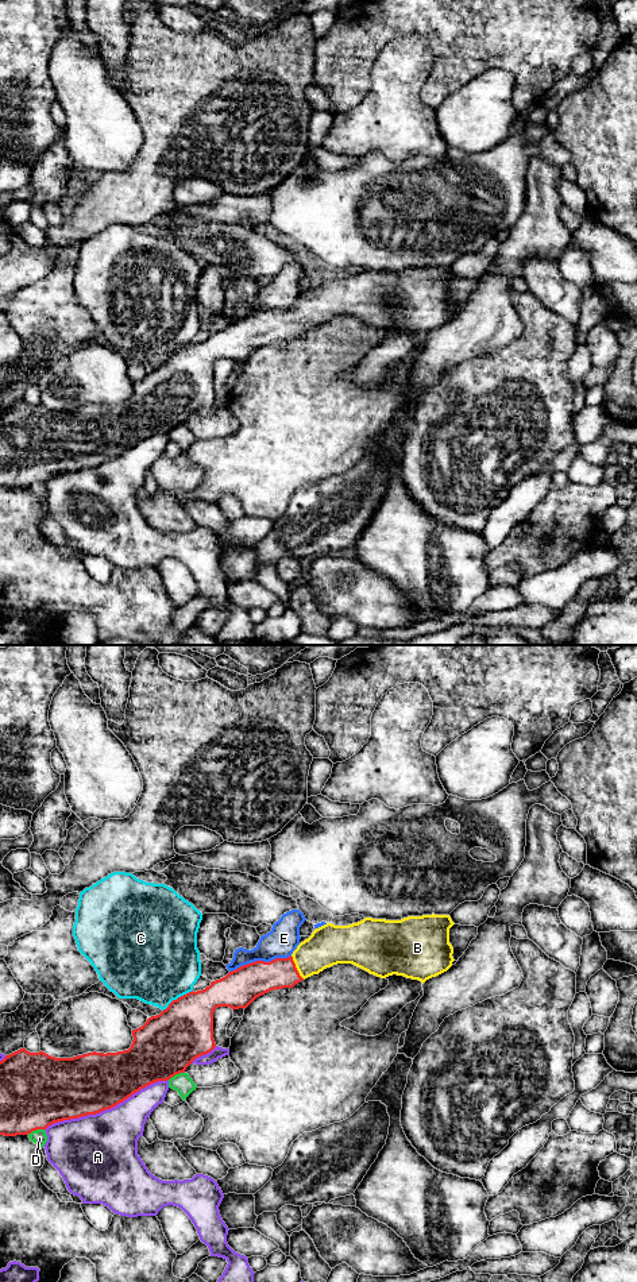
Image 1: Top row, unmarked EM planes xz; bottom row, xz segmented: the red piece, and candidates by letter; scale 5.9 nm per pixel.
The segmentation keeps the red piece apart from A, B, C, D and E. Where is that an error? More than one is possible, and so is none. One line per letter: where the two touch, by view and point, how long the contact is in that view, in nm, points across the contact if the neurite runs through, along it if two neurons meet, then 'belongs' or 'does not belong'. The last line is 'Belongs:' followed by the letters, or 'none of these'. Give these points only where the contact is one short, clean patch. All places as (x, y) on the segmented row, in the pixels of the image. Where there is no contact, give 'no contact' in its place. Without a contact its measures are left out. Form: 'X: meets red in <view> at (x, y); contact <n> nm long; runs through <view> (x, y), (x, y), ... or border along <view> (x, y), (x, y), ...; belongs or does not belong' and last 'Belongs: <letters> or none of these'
A: meets red in xz at (105, 1108); contact 800 nm long; does not belong
B: meets red in xz at (296, 968); contact 170 nm long; runs through xz (255, 979), (285, 973), (296, 968), (328, 945); belongs
C: meets red in xz at (178, 997); contact 220 nm long; does not belong
D: meets red in xz at (35, 1130); contact 110 nm long; does not belong
E: meets red in xz at (259, 961); contact 380 nm long; does not belong
Belongs: B

